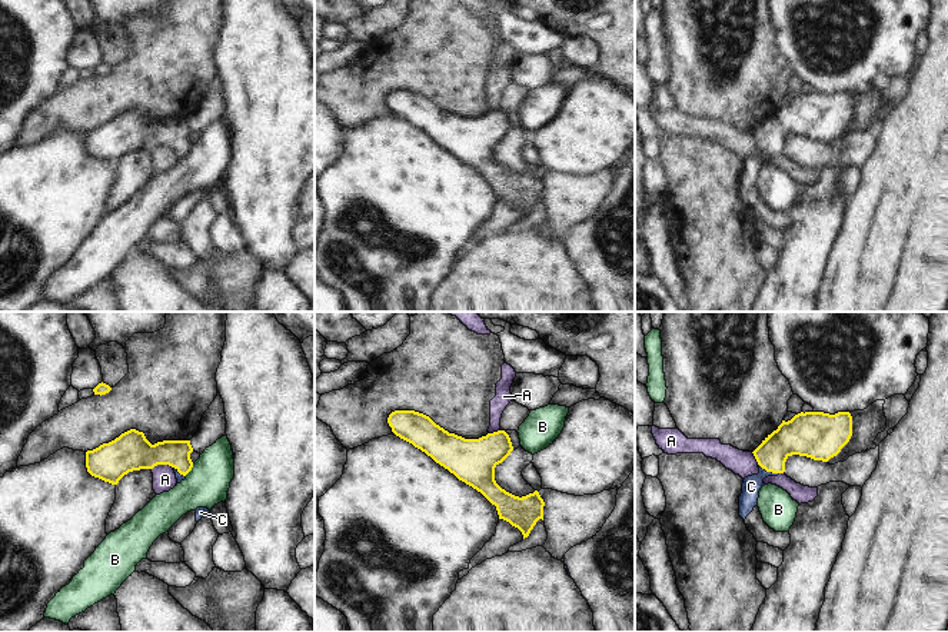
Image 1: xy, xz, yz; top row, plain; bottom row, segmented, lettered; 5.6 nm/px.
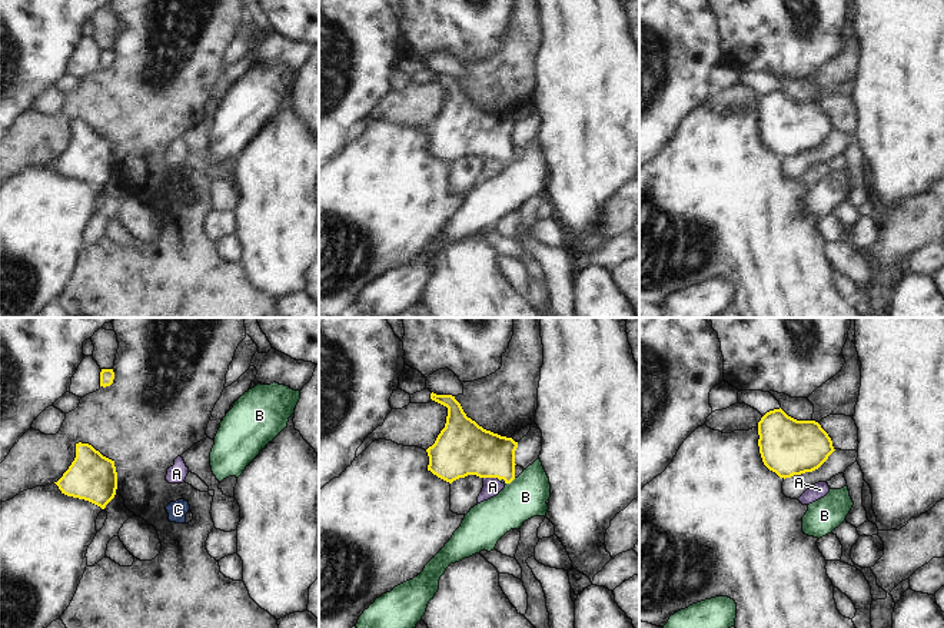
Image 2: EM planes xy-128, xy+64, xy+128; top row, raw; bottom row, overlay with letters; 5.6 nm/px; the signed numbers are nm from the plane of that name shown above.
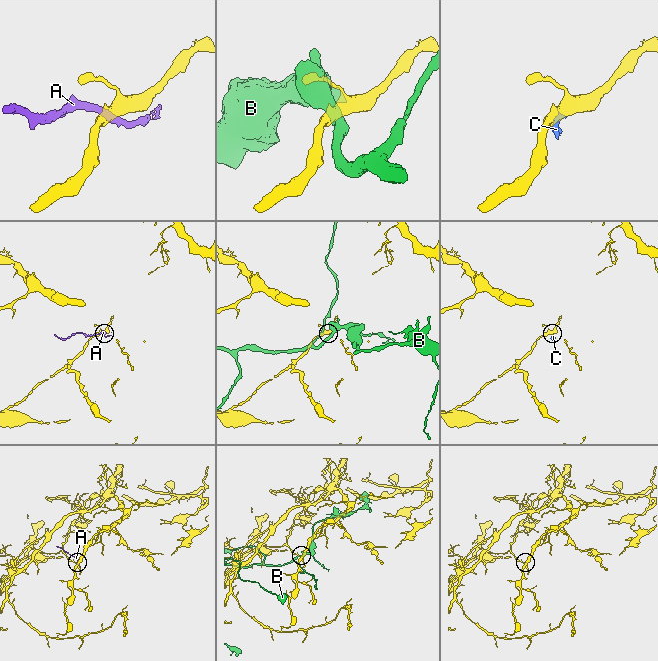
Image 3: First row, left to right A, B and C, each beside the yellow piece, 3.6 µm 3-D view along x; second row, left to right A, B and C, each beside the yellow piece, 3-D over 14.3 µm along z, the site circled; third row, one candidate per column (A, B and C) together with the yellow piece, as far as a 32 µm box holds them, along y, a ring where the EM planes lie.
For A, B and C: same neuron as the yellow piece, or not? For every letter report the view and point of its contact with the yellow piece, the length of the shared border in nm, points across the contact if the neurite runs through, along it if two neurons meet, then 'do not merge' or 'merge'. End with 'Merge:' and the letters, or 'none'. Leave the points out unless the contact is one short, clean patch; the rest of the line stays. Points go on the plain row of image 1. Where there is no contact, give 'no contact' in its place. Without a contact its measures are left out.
A: xy (160, 143) | 130 nm | along xy (172, 146), (155, 145), (150, 149) | do not merge
B: xy (190, 149) | 90 nm | along xy (193, 143), (185, 155) | do not merge
C: yz (768, 150) | 130 nm | across yz (797, 116), (771, 142), (768, 150), (751, 166) | merge
Merge: C

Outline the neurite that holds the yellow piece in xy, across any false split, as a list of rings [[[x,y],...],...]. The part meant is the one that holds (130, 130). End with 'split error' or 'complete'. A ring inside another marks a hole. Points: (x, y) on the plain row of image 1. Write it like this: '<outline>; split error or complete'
[[[130,109],[109,123],[86,132],[87,152],[112,164],[133,150],[169,144],[177,163],[186,159],[193,142],[190,120],[163,120],[152,124],[143,112]]]; split error

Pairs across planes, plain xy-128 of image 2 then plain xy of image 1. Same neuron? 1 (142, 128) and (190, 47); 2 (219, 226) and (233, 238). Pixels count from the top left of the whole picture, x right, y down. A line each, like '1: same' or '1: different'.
1: same
2: different

